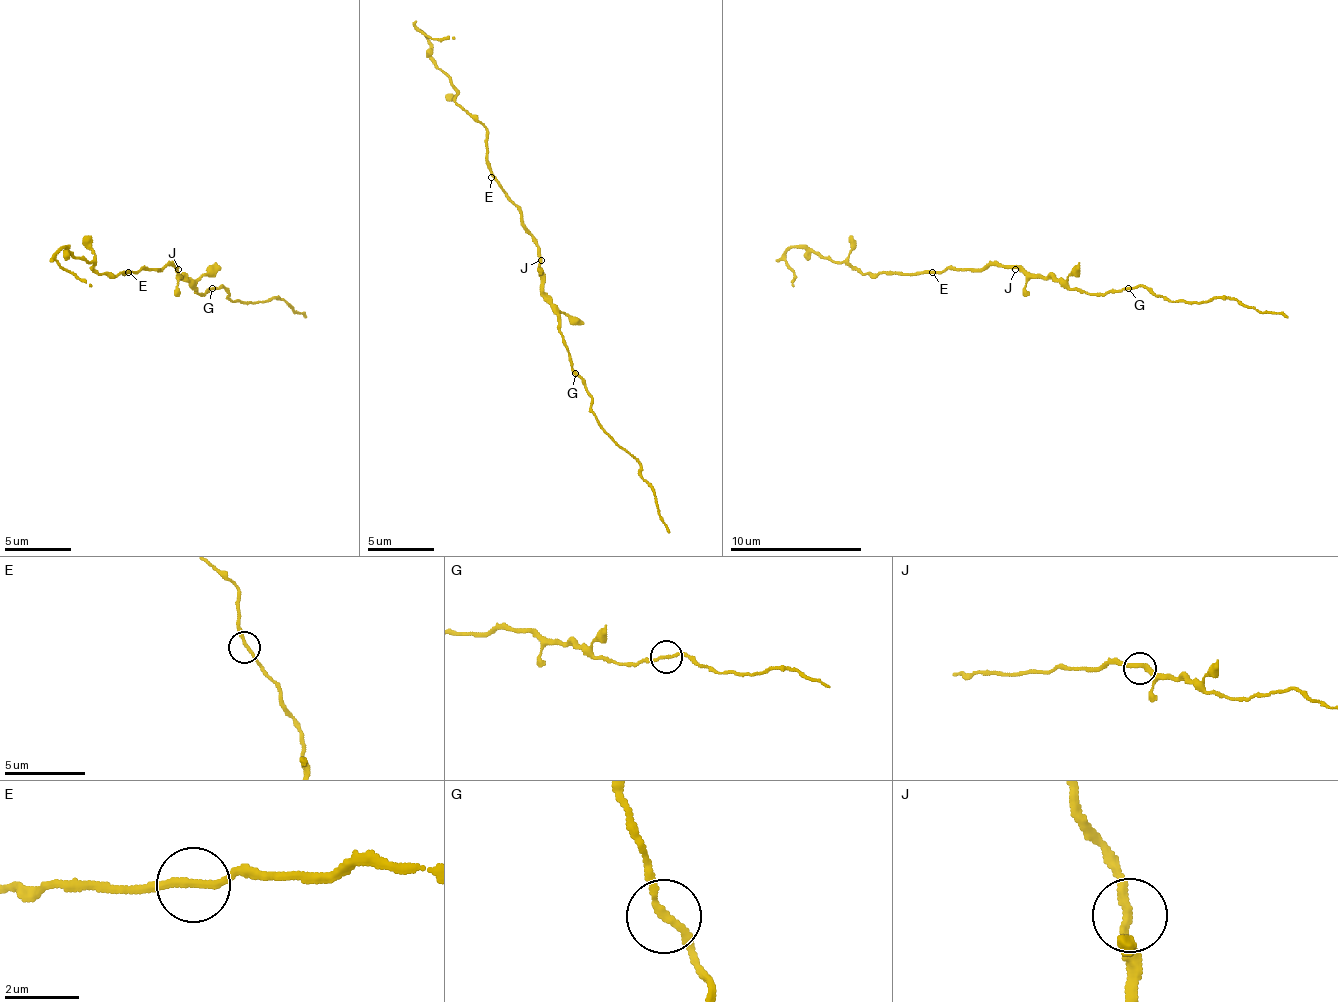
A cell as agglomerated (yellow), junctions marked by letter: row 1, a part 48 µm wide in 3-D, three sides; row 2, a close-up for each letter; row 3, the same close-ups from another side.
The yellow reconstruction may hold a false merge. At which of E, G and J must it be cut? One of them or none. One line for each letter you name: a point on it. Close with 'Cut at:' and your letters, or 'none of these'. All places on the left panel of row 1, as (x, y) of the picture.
Cut at: none of these

